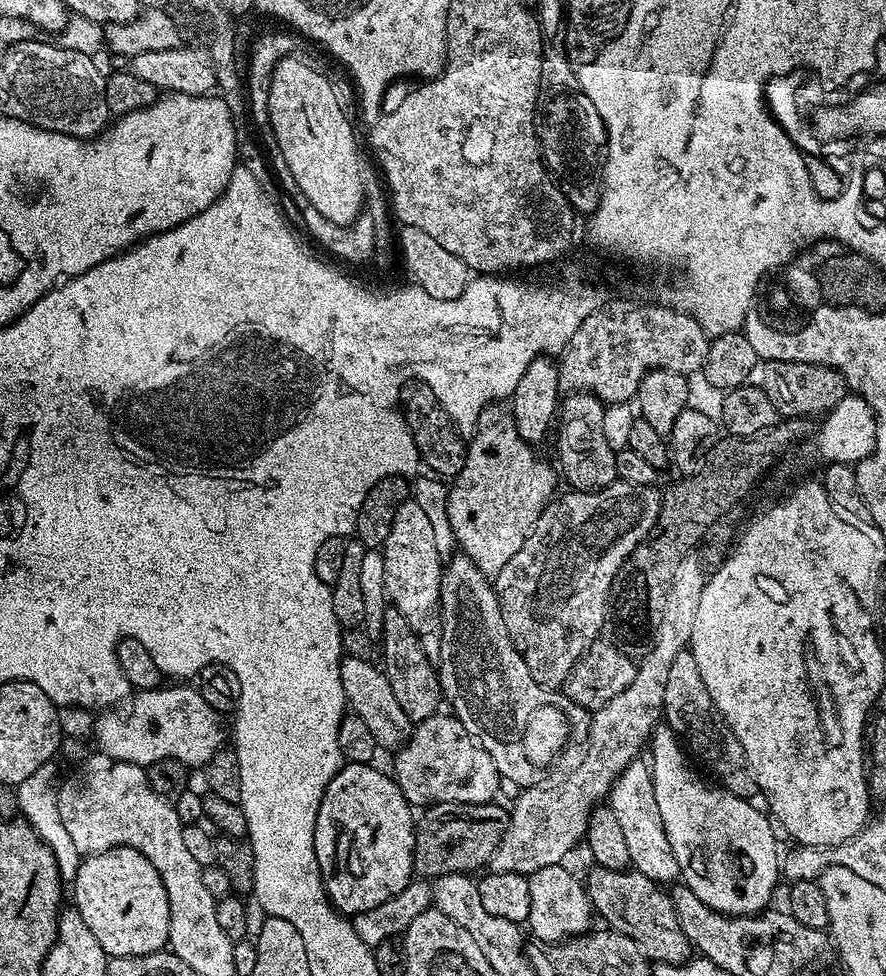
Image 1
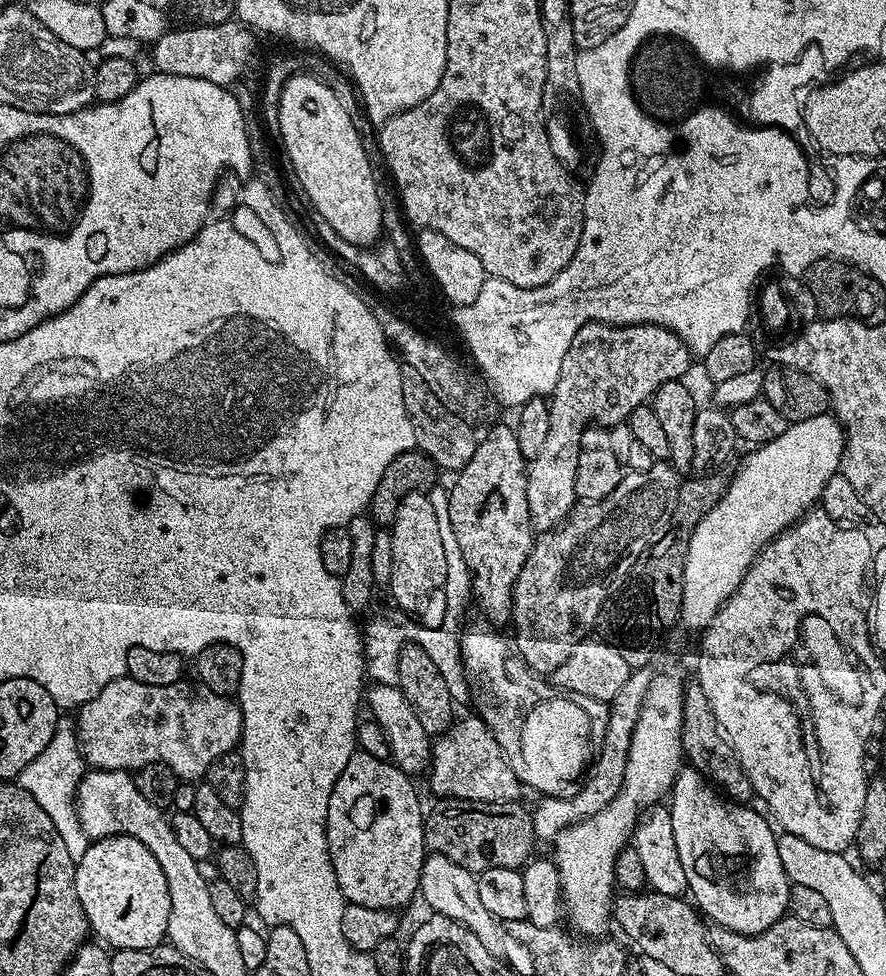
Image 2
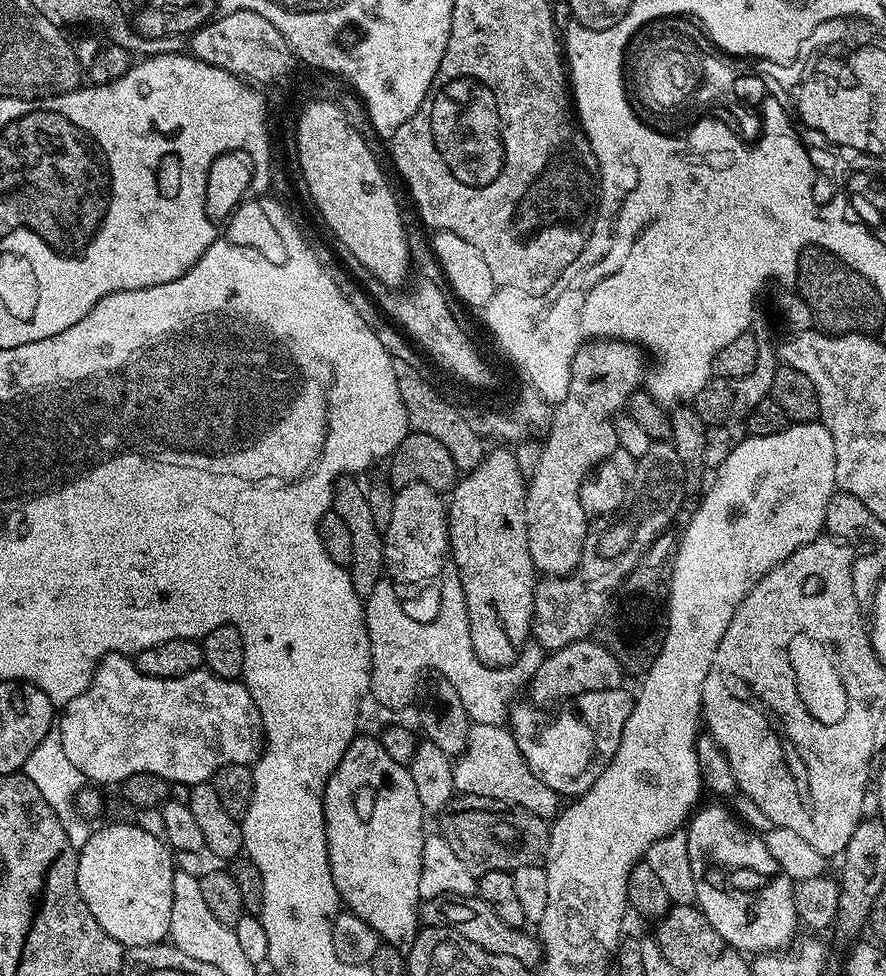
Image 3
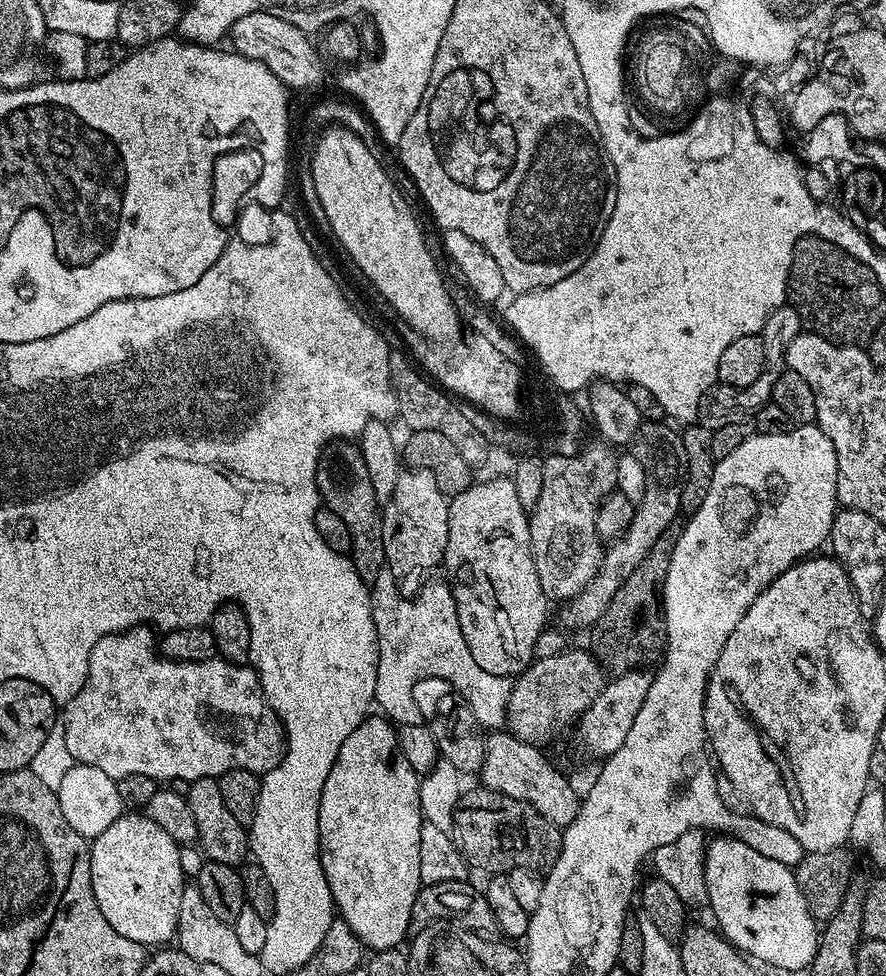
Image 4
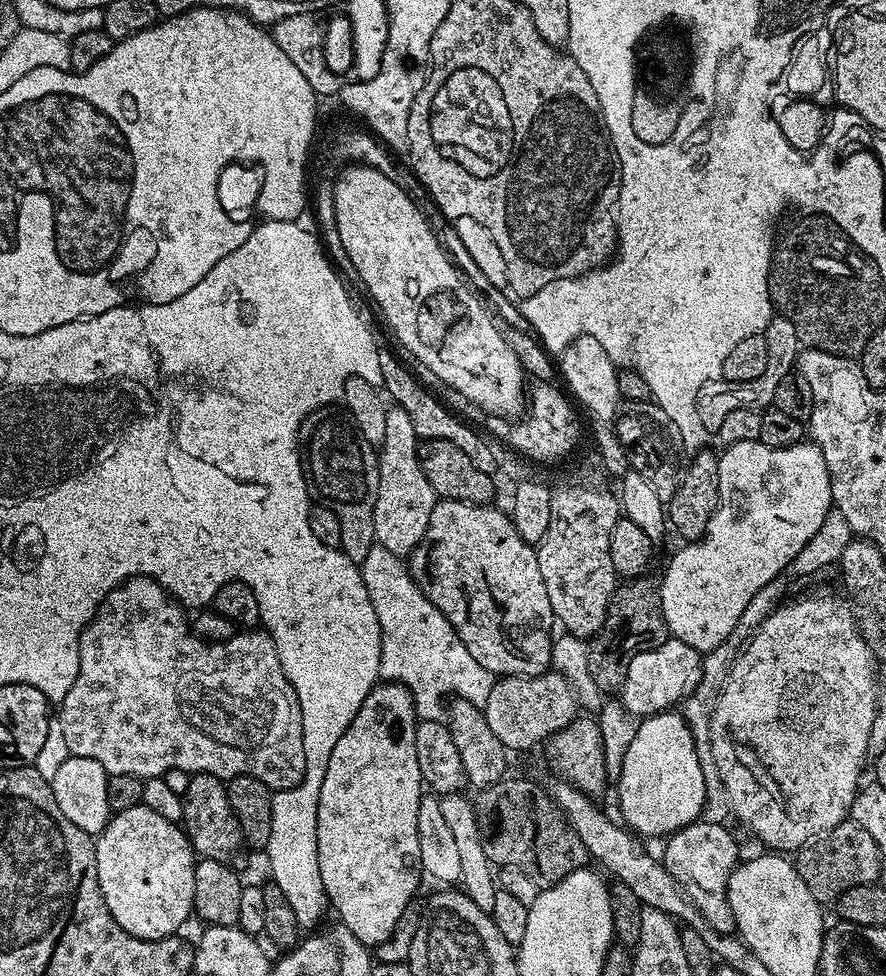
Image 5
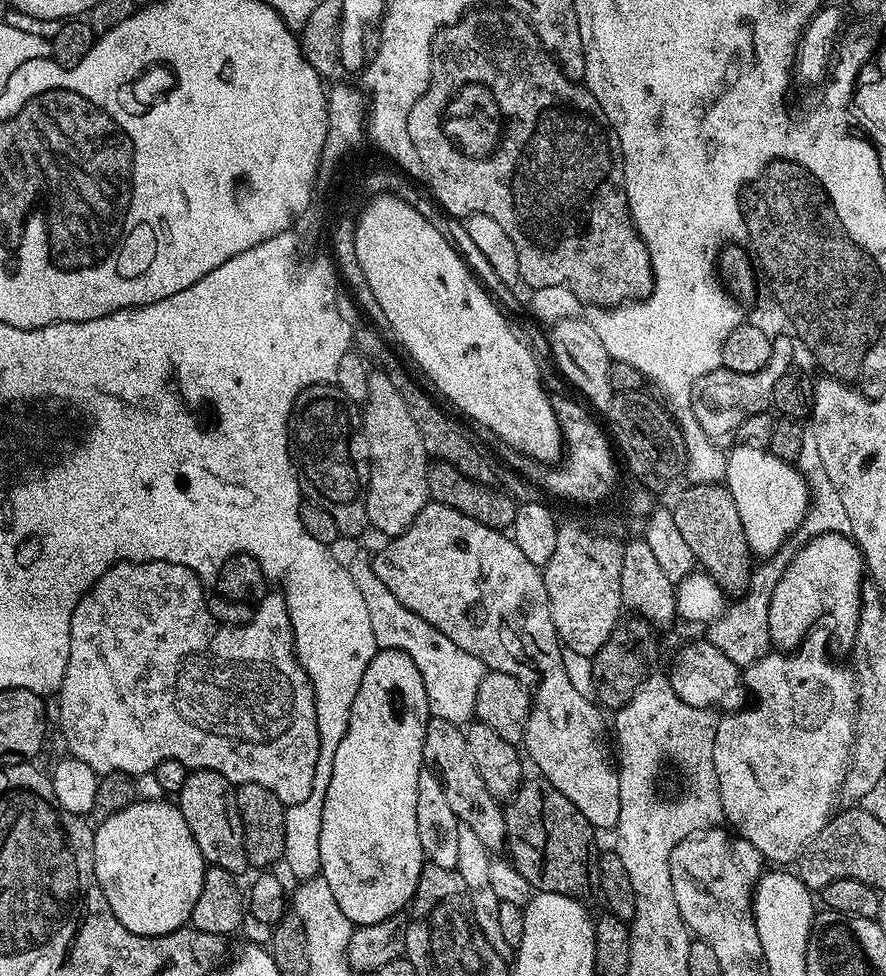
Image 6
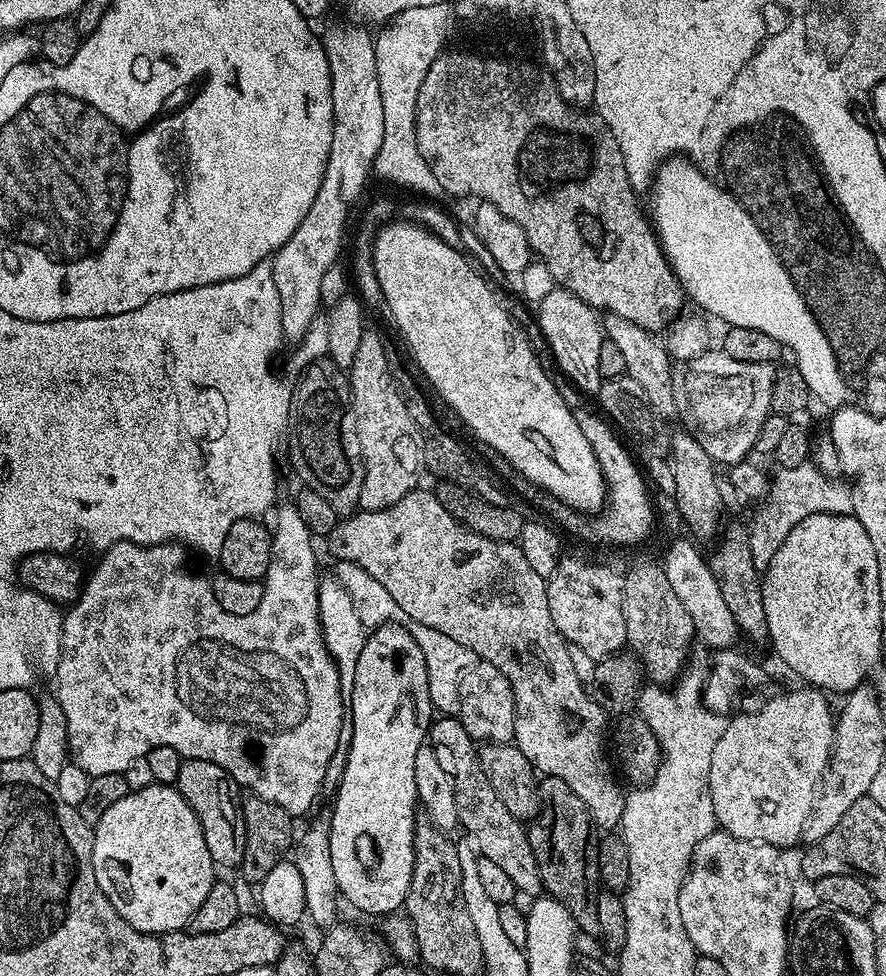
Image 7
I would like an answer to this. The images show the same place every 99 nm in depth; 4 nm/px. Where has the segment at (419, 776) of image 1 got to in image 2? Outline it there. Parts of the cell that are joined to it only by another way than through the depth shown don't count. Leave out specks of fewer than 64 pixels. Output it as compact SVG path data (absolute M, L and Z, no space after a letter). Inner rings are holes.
M475 714L469 716L469 720L457 719L447 732L437 735L431 745L427 776L433 794L436 798L481 800L491 804L519 801L522 785L508 764L508 757L483 720Z

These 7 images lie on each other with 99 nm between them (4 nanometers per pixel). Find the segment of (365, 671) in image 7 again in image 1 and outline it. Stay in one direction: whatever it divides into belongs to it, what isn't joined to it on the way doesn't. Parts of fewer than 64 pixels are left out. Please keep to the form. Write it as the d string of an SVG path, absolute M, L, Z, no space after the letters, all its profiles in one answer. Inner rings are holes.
M345 763L340 771L334 774L334 778L326 786L326 794L322 794L322 806L318 806L318 818L314 826L314 854L318 858L320 874L324 879L324 888L328 892L329 900L336 907L337 912L348 918L357 916L358 913L365 912L366 910L374 910L374 906L382 906L382 902L386 902L390 898L394 898L394 894L406 890L406 886L413 883L414 880L412 855L414 854L414 846L416 845L417 826L414 816L412 820L414 808L413 805L408 803L403 790L396 785L395 779L387 771L384 772L379 772L376 766L372 764Z

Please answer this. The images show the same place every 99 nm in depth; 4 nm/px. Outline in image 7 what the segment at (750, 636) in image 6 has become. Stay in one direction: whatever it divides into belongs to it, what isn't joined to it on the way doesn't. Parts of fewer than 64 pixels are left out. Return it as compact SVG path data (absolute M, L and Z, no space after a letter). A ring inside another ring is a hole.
M808 461L796 467L775 469L774 476L769 479L768 491L759 503L760 507L748 524L748 541L753 555L755 568L763 572L777 553L778 546L785 541L790 532L810 514L832 513L839 516L851 515L853 500L850 498L847 485L821 471L819 467ZM836 479L836 480L834 480Z

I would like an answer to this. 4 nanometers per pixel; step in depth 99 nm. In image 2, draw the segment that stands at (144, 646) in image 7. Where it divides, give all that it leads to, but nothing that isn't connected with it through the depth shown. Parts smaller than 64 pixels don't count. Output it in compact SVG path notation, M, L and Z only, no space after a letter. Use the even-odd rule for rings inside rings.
M127 674L111 680L90 702L86 702L75 717L79 737L79 749L85 761L92 768L105 768L115 772L135 770L162 762L174 770L181 781L196 782L207 773L214 758L237 751L242 734L242 714L235 699L214 694L206 687L191 688L188 682L170 686L146 686L131 680Z

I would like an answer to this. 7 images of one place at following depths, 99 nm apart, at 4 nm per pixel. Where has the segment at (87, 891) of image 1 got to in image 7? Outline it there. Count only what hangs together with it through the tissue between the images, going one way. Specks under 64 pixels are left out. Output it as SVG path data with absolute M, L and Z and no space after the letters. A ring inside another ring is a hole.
M153 782L137 792L128 791L126 798L114 802L94 825L92 861L94 878L102 894L106 894L114 910L139 932L159 934L187 929L218 879L218 866L210 858L210 850L206 850L206 838L202 838L202 826L198 826L194 810L190 810L186 798L170 784Z

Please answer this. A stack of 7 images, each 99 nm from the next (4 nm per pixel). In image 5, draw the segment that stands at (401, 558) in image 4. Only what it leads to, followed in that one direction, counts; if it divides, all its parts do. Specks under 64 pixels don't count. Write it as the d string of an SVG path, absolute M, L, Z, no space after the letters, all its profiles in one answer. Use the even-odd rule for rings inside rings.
M395 406L386 414L386 434L378 445L380 465L374 469L376 501L374 502L375 543L386 546L390 554L401 558L412 555L428 529L430 514L437 502L437 494L424 473L422 452L416 449L418 437L410 414Z

